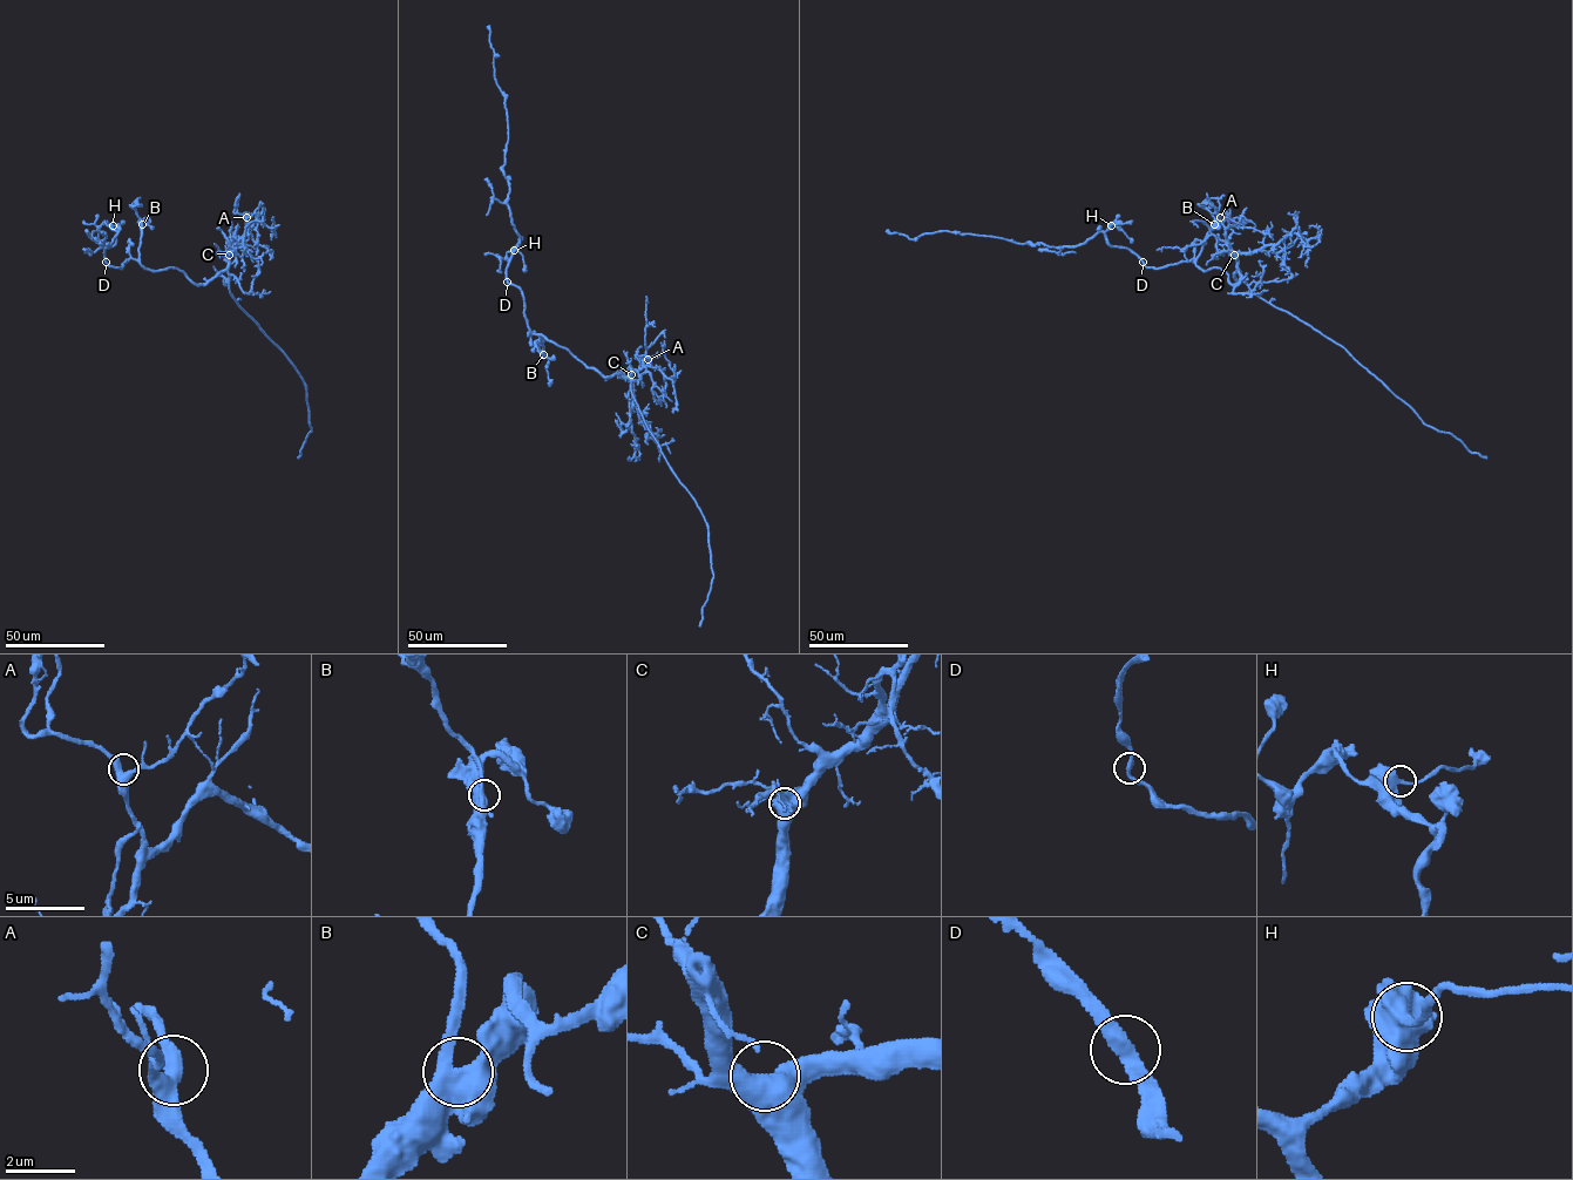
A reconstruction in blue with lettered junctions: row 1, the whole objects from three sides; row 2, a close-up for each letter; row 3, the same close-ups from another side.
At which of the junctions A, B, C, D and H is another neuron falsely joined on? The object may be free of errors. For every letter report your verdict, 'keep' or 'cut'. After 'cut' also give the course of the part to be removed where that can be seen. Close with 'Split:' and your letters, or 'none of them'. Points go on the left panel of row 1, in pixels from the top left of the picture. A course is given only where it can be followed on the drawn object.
A: keep
B: keep
C: keep
D: keep
H: keep
Split: none of them

